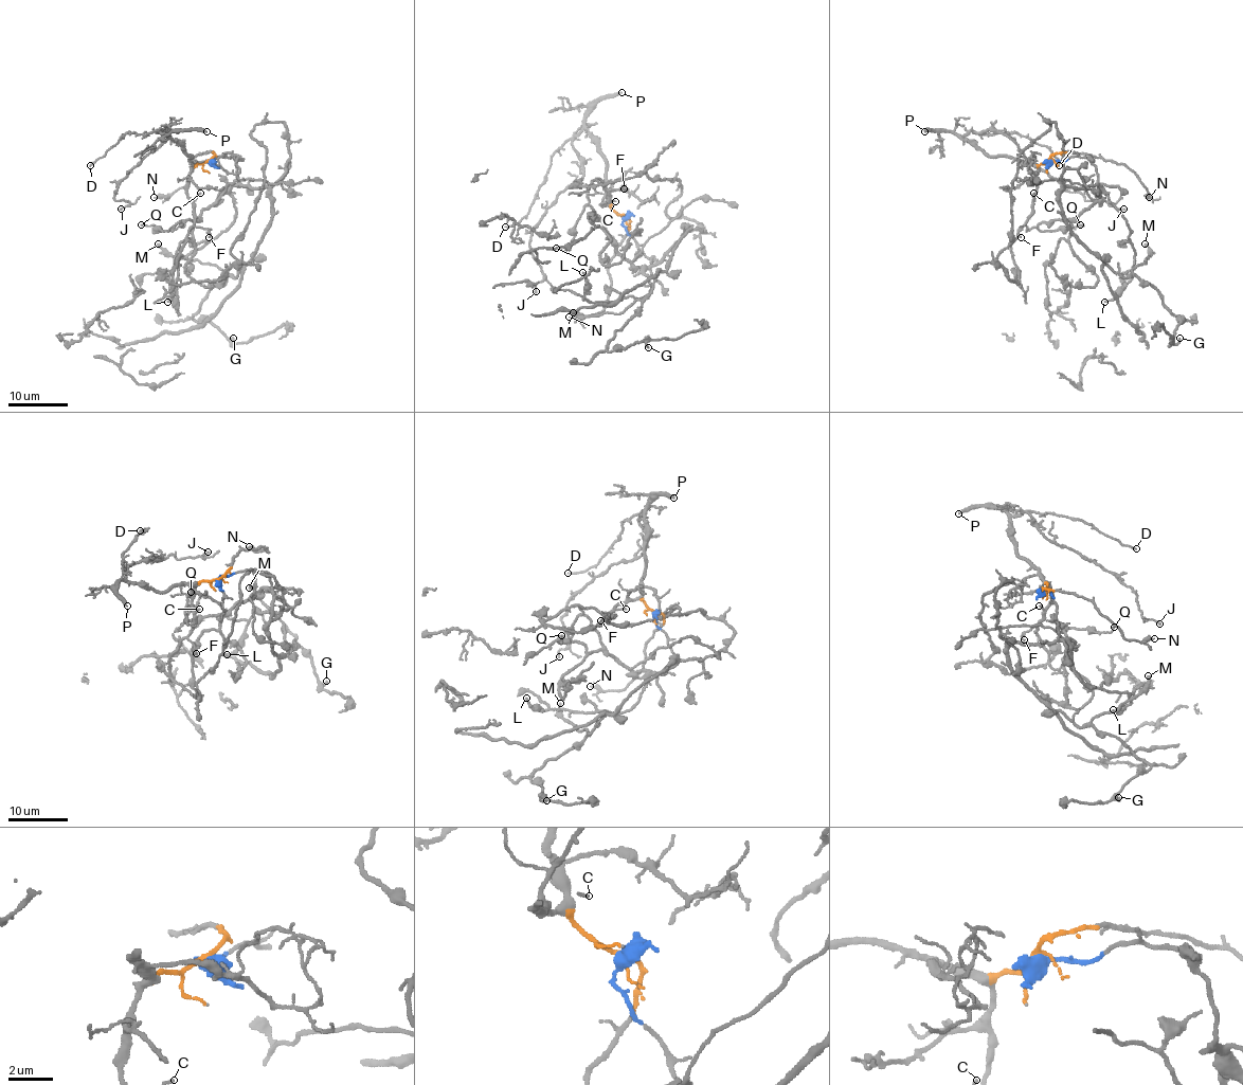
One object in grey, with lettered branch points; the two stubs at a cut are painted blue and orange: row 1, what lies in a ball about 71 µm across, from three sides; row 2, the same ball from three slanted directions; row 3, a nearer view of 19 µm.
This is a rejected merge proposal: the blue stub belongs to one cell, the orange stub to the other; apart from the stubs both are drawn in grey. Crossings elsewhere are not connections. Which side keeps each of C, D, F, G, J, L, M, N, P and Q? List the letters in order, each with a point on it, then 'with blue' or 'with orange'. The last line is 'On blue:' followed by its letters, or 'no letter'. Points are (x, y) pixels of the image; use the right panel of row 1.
C: (1033, 193) | with orange
D: (1059, 165) | with orange
F: (1021, 237) | with orange
G: (1180, 338) | with blue
J: (1123, 209) | with orange
L: (1104, 302) | with blue
M: (1145, 243) | with blue
N: (1149, 197) | with orange
P: (924, 131) | with orange
Q: (1080, 224) | with blue
On blue: G, L, M, Q

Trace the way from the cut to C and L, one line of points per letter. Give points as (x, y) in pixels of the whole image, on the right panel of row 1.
C: (1049, 160), (1039, 165), (1032, 200), (1032, 193)
L: (1049, 160), (1088, 157), (1093, 161), (1097, 182), (1130, 230), (1129, 240), (1135, 249), (1130, 281), (1104, 302)

